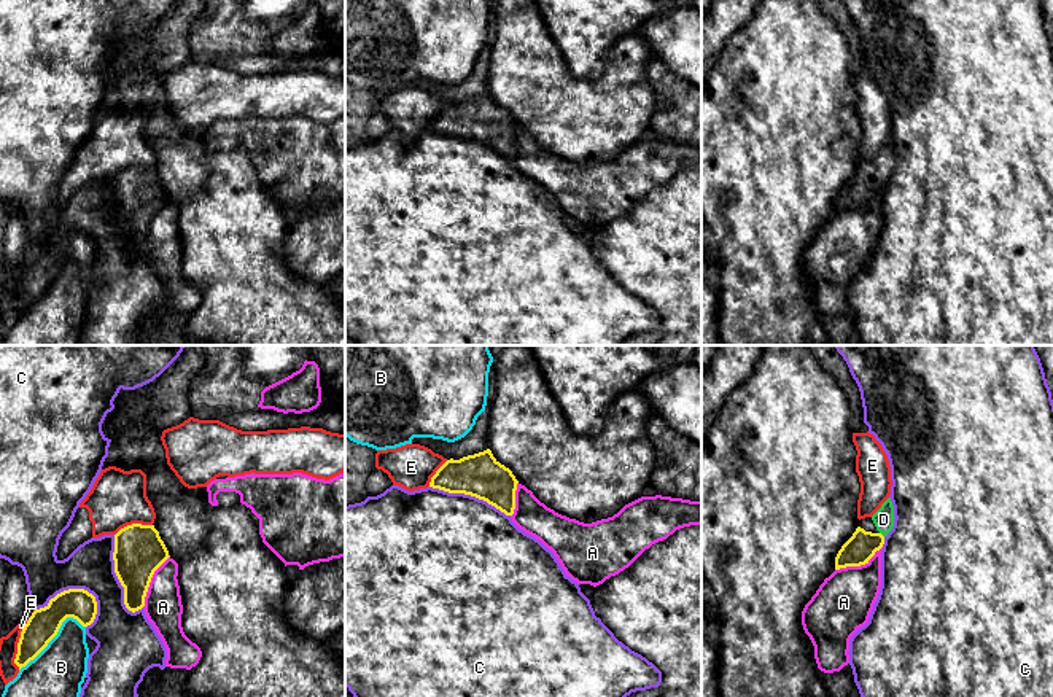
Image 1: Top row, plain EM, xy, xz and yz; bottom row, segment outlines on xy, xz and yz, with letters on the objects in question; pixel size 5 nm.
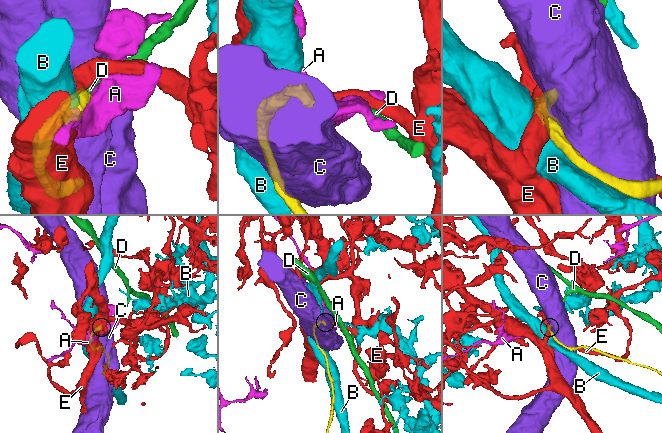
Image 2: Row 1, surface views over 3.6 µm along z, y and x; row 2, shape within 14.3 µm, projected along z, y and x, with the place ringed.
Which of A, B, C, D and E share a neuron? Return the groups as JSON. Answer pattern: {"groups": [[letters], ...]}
{"groups": [["A"], ["B"], ["C"], ["D"], ["E"]]}

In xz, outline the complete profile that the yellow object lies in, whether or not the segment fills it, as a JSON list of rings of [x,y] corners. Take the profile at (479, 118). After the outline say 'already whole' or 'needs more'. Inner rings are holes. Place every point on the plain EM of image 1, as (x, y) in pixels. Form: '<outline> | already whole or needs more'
[[[487,92],[460,103],[447,103],[431,121],[429,130],[476,140],[512,159],[517,127],[512,115]]] | already whole

